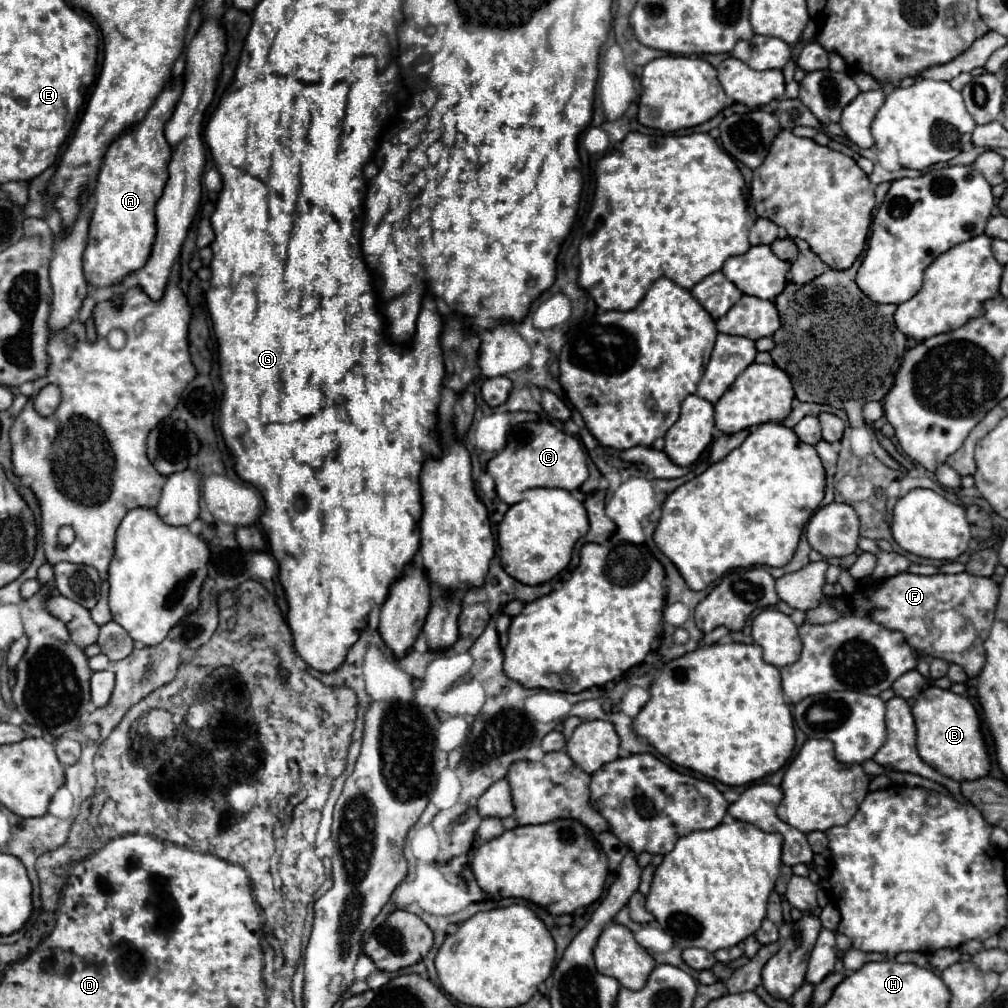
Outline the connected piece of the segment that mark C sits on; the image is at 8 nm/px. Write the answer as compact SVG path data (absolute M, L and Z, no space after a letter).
M523 422L513 426L507 446L489 460L489 476L495 480L495 492L505 504L517 504L529 488L563 488L577 490L589 476L581 444L549 422Z

